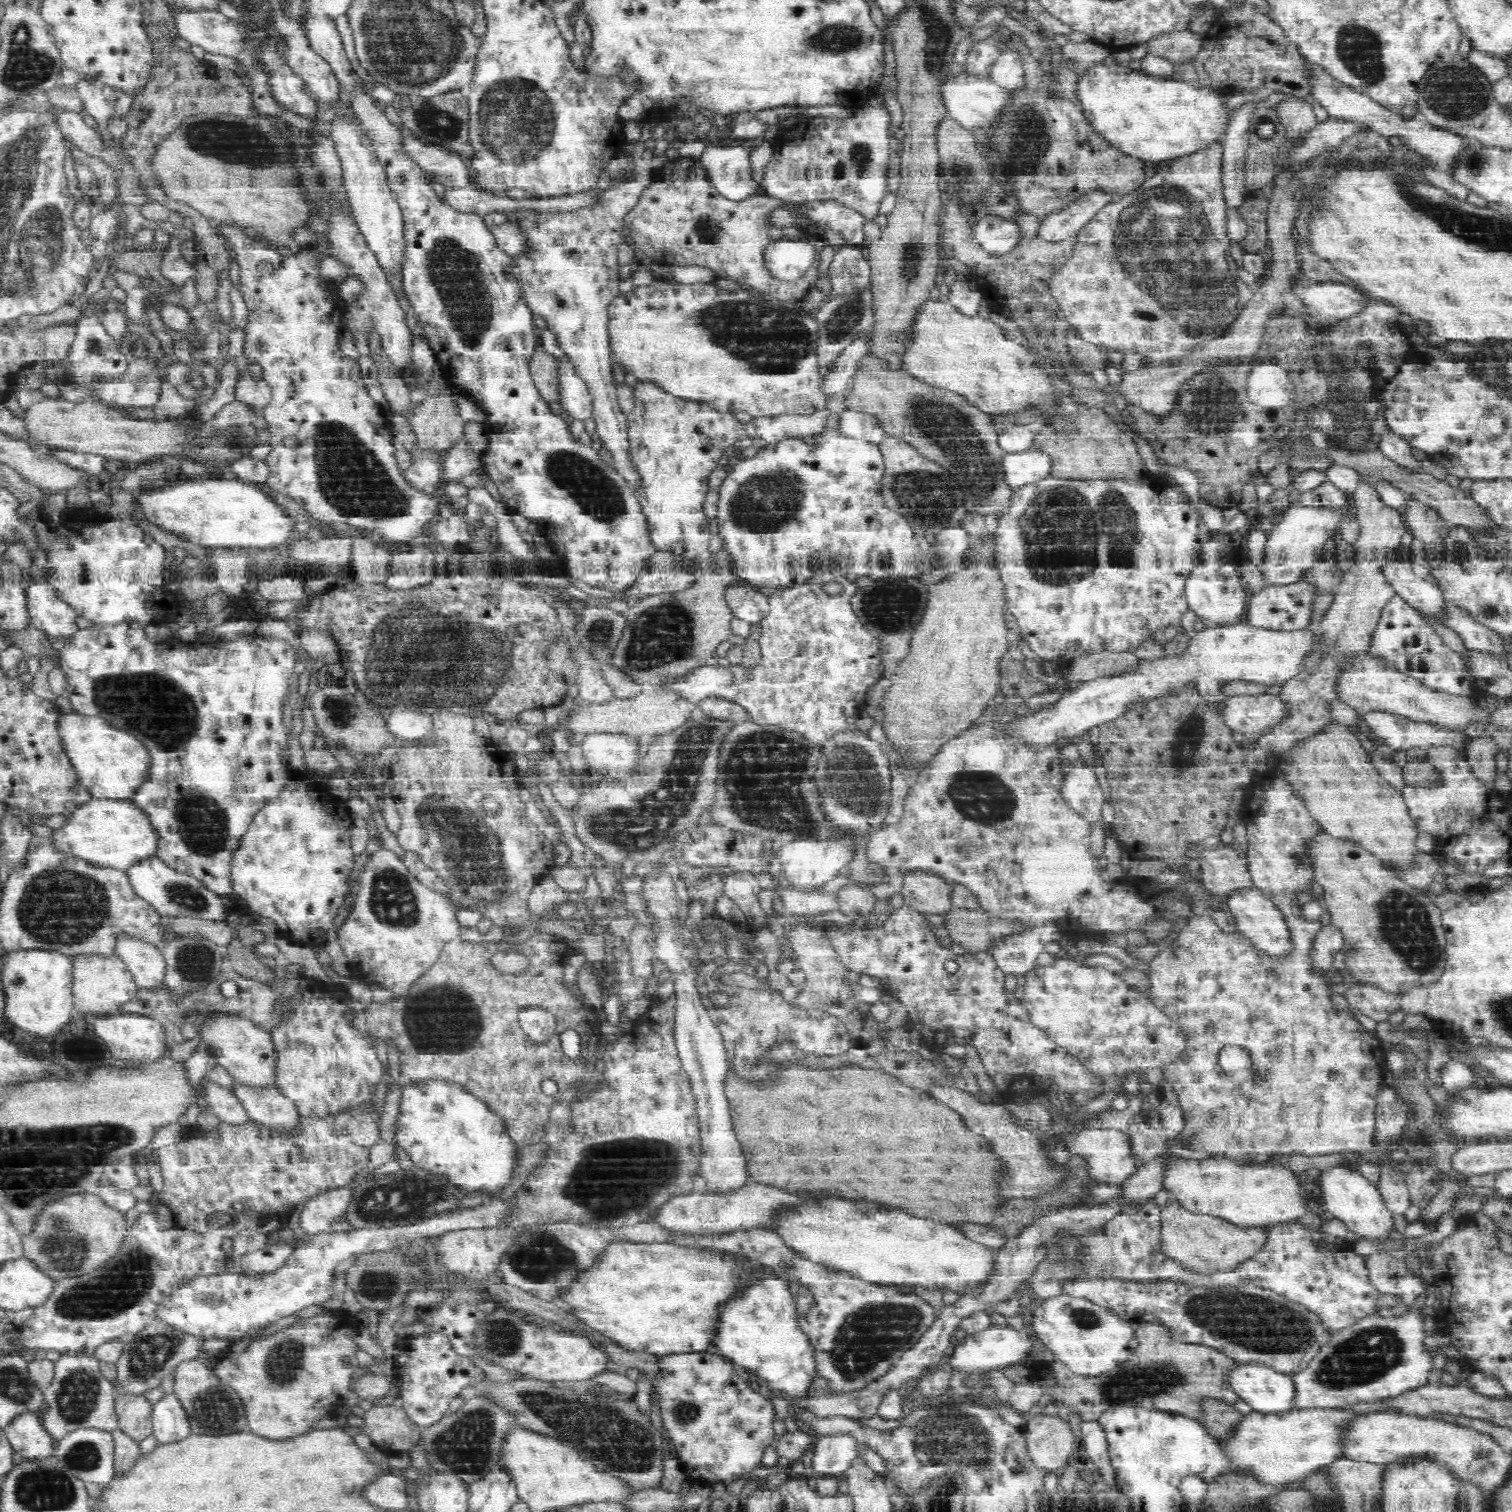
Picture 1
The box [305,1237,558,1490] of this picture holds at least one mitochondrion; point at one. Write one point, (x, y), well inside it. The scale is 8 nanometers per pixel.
(463, 1446)

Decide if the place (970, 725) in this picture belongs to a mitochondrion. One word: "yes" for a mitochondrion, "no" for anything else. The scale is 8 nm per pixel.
no

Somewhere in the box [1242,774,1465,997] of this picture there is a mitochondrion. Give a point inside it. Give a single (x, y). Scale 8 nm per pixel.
(1404, 924)

